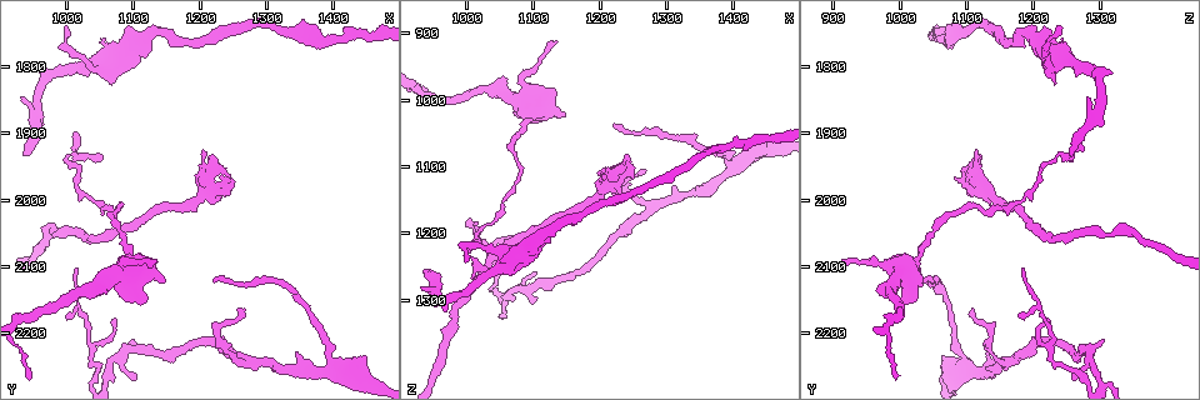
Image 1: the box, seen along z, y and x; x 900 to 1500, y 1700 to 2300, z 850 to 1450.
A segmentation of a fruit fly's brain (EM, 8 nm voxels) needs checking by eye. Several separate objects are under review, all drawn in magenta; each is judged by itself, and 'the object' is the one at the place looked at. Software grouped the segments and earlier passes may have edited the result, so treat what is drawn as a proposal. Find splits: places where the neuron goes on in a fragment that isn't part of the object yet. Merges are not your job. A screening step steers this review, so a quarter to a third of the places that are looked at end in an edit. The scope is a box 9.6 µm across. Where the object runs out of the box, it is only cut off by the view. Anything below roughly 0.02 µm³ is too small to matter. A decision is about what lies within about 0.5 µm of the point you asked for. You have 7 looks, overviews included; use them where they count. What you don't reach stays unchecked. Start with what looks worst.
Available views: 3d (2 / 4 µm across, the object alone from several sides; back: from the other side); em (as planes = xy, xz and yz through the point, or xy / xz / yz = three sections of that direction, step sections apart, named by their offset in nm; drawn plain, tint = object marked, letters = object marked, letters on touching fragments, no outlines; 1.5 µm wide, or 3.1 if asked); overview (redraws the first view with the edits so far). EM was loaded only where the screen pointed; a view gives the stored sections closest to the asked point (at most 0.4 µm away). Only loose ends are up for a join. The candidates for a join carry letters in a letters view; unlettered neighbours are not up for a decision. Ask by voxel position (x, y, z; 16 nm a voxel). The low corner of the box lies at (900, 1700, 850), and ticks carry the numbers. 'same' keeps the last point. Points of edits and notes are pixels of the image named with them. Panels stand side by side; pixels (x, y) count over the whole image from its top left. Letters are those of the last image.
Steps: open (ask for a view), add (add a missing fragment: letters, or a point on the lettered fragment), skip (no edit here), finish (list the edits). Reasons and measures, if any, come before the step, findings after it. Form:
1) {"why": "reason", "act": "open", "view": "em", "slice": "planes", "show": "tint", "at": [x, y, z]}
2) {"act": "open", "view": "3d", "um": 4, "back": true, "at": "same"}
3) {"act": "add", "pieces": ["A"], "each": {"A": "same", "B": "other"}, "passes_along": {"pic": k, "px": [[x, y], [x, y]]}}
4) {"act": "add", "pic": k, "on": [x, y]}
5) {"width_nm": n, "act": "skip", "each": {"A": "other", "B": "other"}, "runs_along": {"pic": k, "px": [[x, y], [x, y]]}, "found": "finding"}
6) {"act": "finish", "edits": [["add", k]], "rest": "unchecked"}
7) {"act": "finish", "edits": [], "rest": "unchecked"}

{"act": "open", "view": "em", "slice": "planes", "show": "letters", "at": [1150, 2125, 1025]}

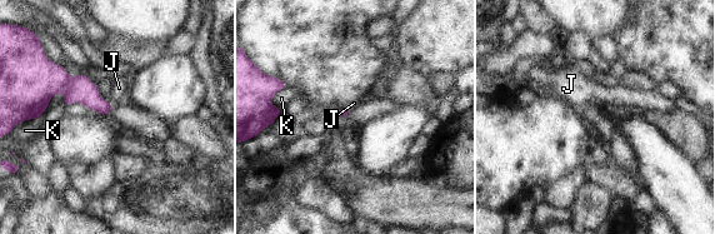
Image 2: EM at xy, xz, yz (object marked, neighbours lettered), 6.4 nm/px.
{"longest_contact_nm": ["K", 140], "act": "skip", "each": {"J": "other", "K": "other"}, "found": "no lettered fragment goes on from it"}

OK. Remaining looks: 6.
{"why": "free end", "act": "open", "view": "em", "slice": "planes", "show": "tint", "at": [1010, 2175, 1175]}

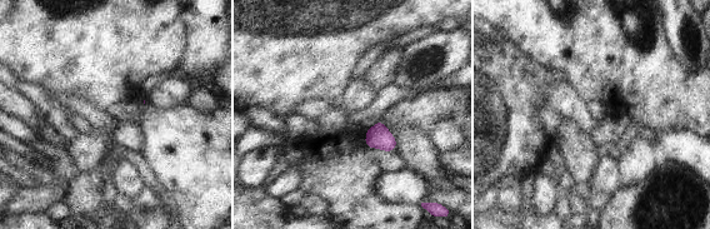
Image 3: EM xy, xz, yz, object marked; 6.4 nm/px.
{"why": "see the neighbours", "act": "open", "view": "em", "slice": "planes", "show": "letters", "at": "same"}

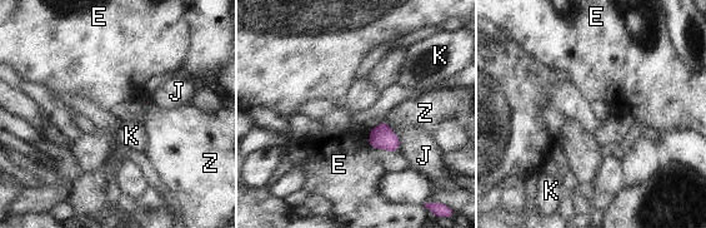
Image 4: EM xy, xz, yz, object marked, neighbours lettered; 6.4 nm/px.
{"act": "skip", "each": {"E": "other", "J": "other", "K": "other", "Z": "other"}, "border": {"pic": 4, "px": [[384, 120], [397, 137]]}, "found": "no lettered fragment goes on from it"}

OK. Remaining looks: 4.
{"why": "free end", "act": "open", "view": "em", "slice": "yz", "step": 8, "show": "tint", "at": [1000, 1740, 1240]}

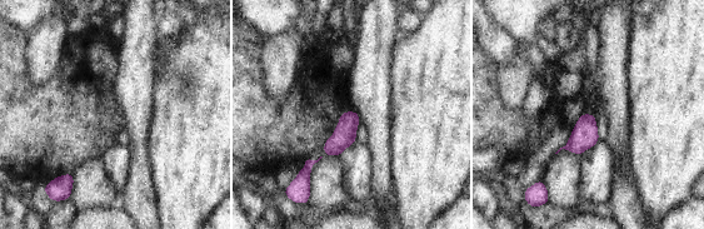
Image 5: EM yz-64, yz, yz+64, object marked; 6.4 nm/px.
{"act": "open", "view": "em", "slice": "planes", "show": "letters", "at": "same"}

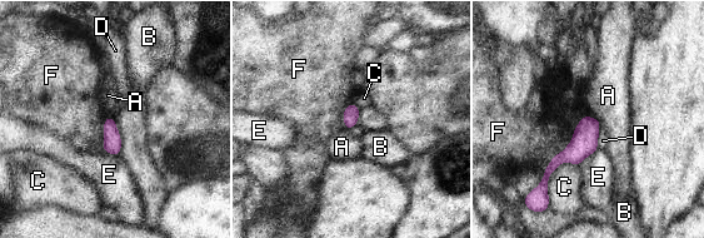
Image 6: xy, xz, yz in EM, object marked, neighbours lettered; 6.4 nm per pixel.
{"act": "skip", "each": {"A": "other", "B": "other", "C": "other", "D": "other", "E": "other", "F": "other"}, "found": "none of them fits"}

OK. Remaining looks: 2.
{"act": "finish", "edits": [], "rest": "unchecked"}

